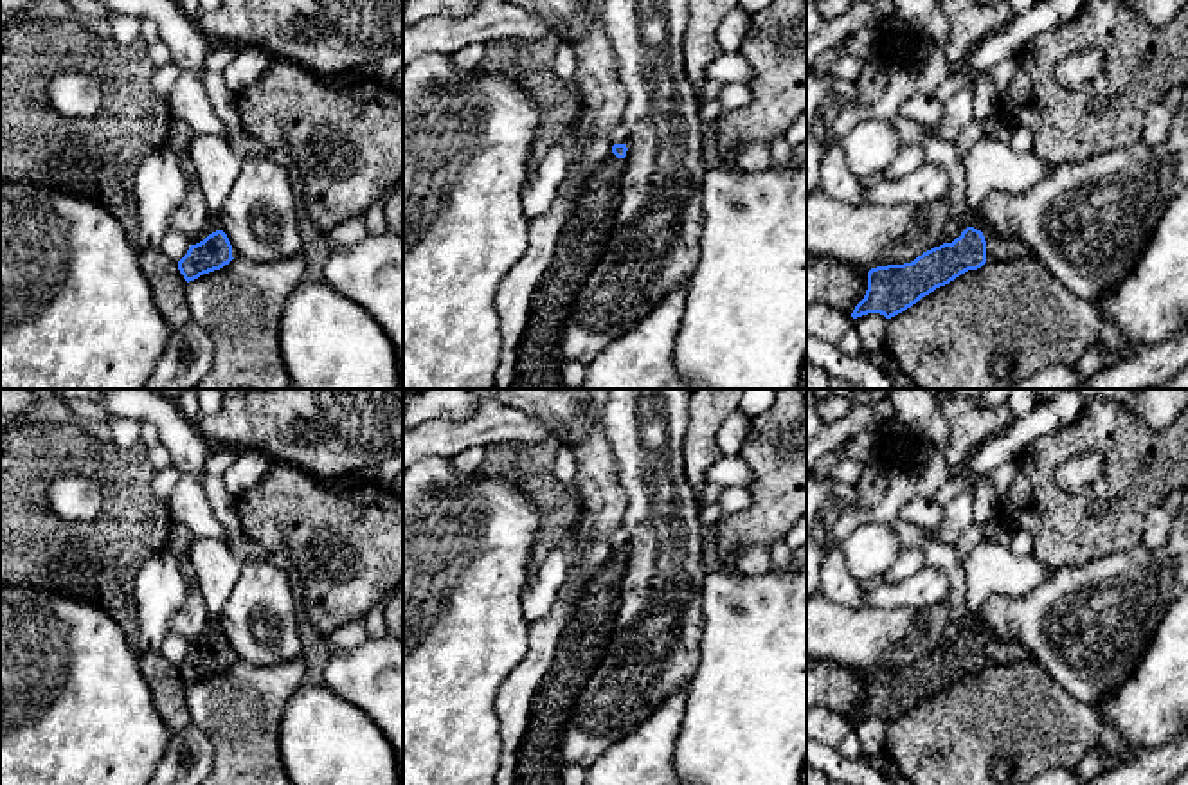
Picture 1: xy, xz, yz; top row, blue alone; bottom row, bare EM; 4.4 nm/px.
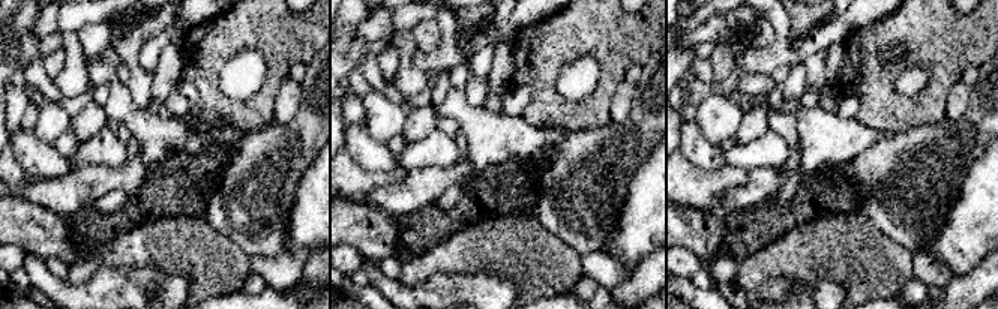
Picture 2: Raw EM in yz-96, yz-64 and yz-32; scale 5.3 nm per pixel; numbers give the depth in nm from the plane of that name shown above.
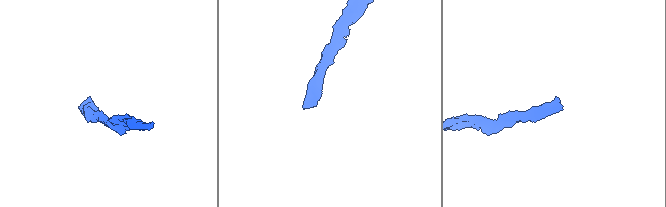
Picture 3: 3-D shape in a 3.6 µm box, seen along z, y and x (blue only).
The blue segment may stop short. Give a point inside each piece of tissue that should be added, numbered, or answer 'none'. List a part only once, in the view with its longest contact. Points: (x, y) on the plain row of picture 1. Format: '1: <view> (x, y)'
1: yz (998, 652)

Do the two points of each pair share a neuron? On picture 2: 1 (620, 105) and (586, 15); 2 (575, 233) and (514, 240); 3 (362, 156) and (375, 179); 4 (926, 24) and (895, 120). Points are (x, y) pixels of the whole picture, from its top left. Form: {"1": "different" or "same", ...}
{"1": "different", "2": "different", "3": "different", "4": "same"}

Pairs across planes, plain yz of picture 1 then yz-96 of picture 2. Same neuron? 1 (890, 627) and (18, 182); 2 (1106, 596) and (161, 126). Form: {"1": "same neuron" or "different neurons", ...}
{"1": "same neuron", "2": "different neurons"}

